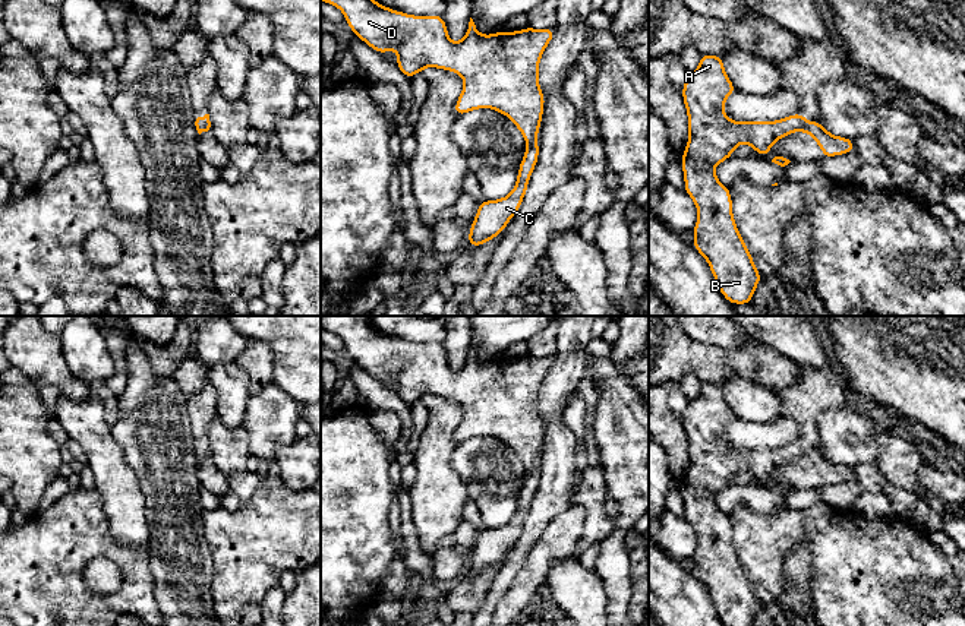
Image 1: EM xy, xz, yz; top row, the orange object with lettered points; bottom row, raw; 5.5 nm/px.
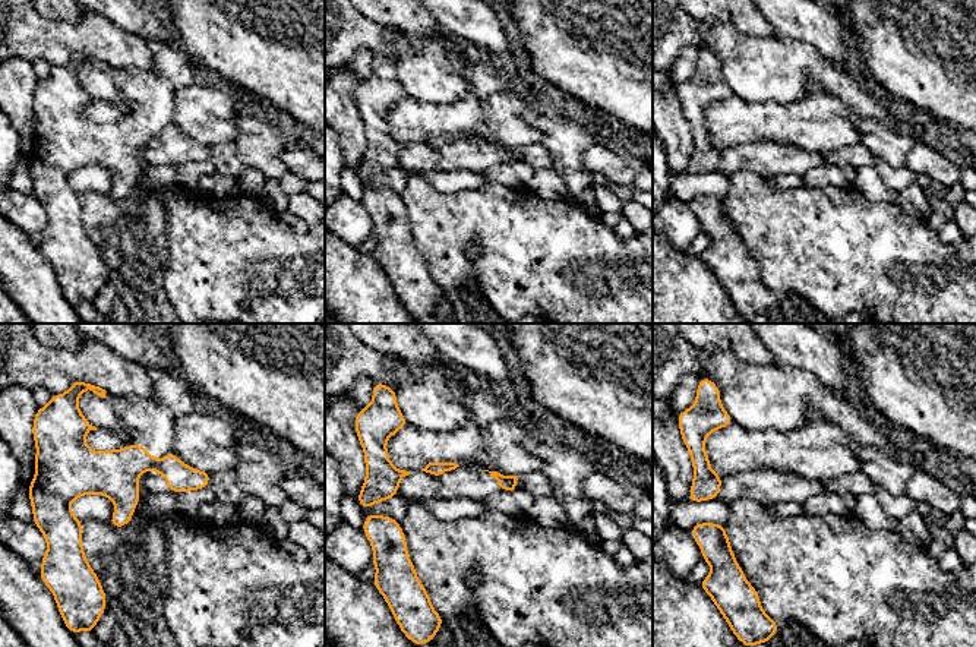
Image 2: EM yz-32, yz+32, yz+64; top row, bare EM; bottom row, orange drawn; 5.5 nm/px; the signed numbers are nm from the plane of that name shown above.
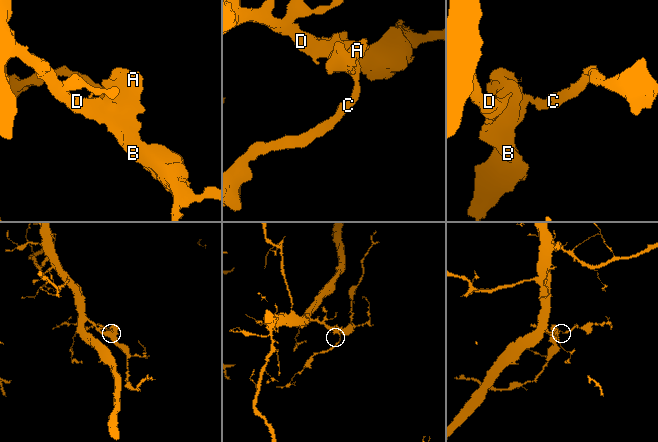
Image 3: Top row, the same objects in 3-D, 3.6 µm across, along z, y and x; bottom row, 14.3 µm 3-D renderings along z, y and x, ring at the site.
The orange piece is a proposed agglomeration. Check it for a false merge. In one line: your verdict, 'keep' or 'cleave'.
keep

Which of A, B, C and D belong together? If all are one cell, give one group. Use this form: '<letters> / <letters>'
A B C D

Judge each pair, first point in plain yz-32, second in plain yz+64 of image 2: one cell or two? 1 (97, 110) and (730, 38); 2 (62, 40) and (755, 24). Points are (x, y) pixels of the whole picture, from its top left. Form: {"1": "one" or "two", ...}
{"1": "two", "2": "two"}

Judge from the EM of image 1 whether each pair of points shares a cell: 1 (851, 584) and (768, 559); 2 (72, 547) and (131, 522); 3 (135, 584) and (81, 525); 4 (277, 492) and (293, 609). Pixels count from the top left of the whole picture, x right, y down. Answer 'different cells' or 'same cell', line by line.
1: same cell
2: different cells
3: same cell
4: different cells

